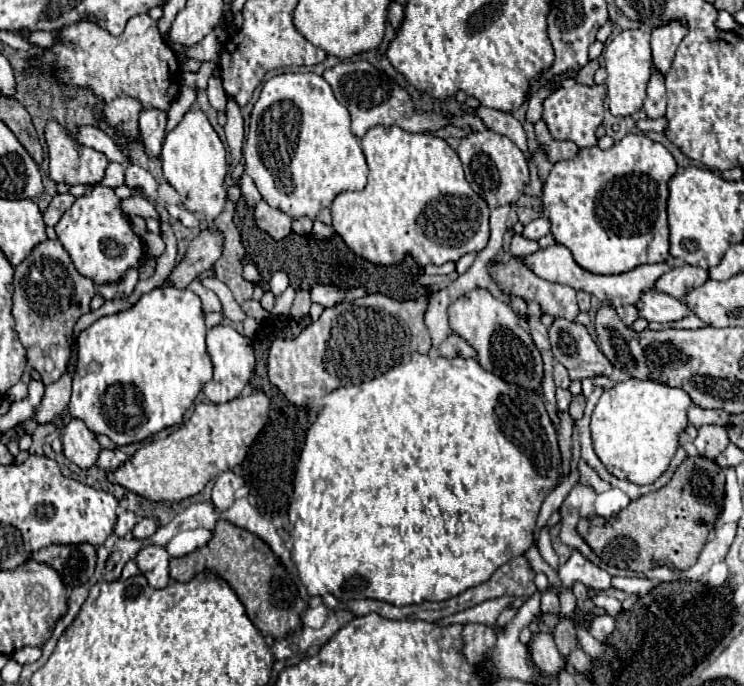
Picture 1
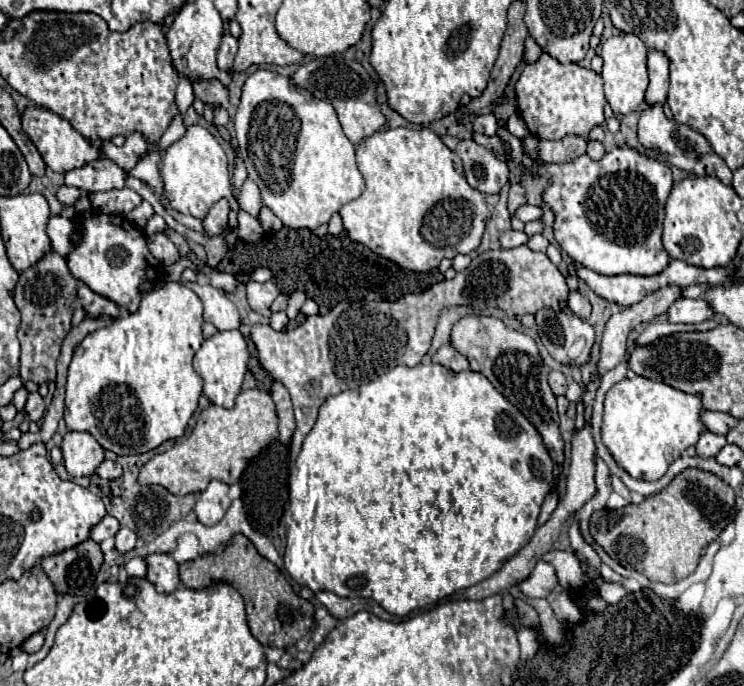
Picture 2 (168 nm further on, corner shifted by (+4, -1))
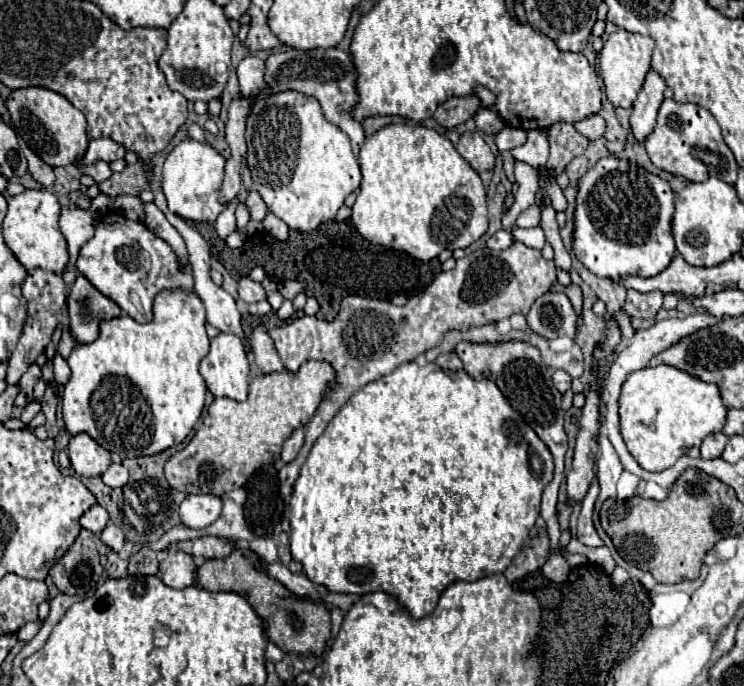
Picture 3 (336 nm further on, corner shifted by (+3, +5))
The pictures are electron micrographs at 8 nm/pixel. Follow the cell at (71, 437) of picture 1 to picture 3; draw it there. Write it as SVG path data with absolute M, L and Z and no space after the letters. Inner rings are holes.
M78 434L70 438L68 456L78 476L102 476L112 464L110 452L96 444L88 434Z

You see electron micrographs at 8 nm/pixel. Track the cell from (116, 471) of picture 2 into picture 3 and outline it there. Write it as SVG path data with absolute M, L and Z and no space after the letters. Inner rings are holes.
M110 464L110 468L102 474L102 482L110 488L120 488L128 482L128 470L122 464Z

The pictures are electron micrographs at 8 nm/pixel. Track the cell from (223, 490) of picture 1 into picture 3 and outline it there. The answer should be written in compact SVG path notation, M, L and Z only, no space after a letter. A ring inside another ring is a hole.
M190 494L180 504L180 522L190 528L210 526L222 510L222 500L212 494Z

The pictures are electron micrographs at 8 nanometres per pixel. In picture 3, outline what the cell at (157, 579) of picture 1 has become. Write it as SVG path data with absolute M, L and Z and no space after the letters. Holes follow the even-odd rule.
M172 552L160 562L158 576L164 580L166 586L172 588L186 588L196 584L196 560L192 554L186 552Z

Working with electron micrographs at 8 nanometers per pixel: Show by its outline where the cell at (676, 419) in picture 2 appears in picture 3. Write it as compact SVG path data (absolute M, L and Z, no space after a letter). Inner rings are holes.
M668 364L630 374L620 392L620 432L630 454L650 472L670 468L688 448L700 446L708 434L720 432L726 424L726 412L718 386Z

